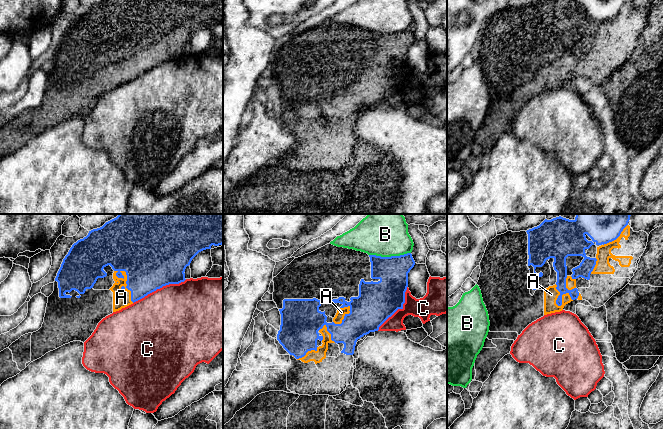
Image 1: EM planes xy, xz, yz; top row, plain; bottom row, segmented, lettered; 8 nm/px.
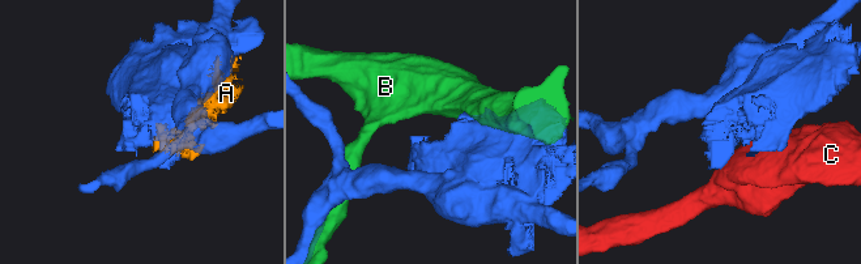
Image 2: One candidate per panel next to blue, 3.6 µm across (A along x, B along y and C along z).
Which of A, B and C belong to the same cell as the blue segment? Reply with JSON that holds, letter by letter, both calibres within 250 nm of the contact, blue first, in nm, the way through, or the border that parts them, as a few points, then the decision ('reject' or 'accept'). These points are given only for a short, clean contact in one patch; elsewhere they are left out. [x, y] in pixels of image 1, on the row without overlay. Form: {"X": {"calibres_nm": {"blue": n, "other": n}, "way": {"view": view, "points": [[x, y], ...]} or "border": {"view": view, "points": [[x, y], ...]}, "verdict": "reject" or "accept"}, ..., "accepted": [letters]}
{"A": {"calibres_nm": {"blue": 440, "other": 140}, "verdict": "reject"}, "B": {"calibres_nm": {"blue": 240, "other": 260}, "verdict": "reject"}, "C": {"calibres_nm": {"blue": 480, "other": 500}, "verdict": "reject"}, "accepted": []}

